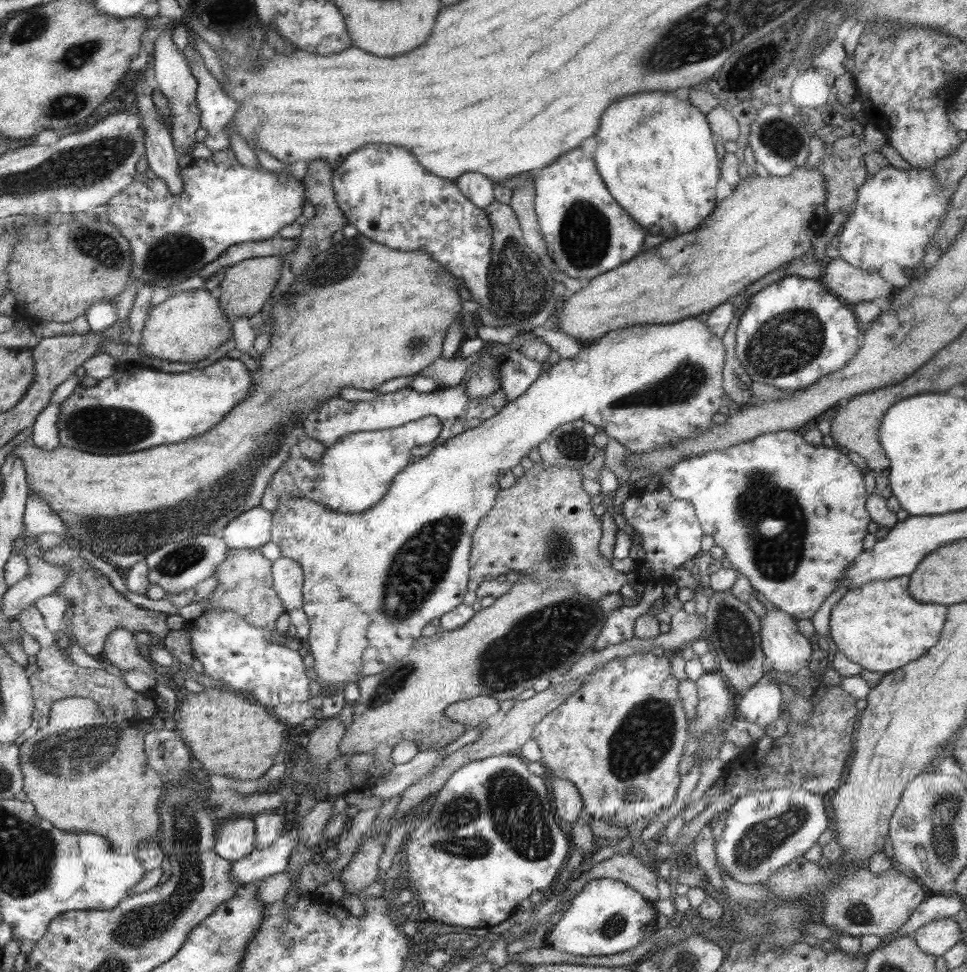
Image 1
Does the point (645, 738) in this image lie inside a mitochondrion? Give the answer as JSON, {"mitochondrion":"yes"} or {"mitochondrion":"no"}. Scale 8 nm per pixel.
{"mitochondrion":"yes"}

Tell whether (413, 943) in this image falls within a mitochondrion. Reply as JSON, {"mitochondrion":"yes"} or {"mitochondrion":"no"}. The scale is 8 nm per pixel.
{"mitochondrion":"no"}

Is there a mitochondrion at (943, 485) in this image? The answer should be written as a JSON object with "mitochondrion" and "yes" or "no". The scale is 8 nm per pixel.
{"mitochondrion":"no"}

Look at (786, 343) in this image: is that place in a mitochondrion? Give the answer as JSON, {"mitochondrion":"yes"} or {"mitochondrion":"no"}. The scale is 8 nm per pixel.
{"mitochondrion":"yes"}

